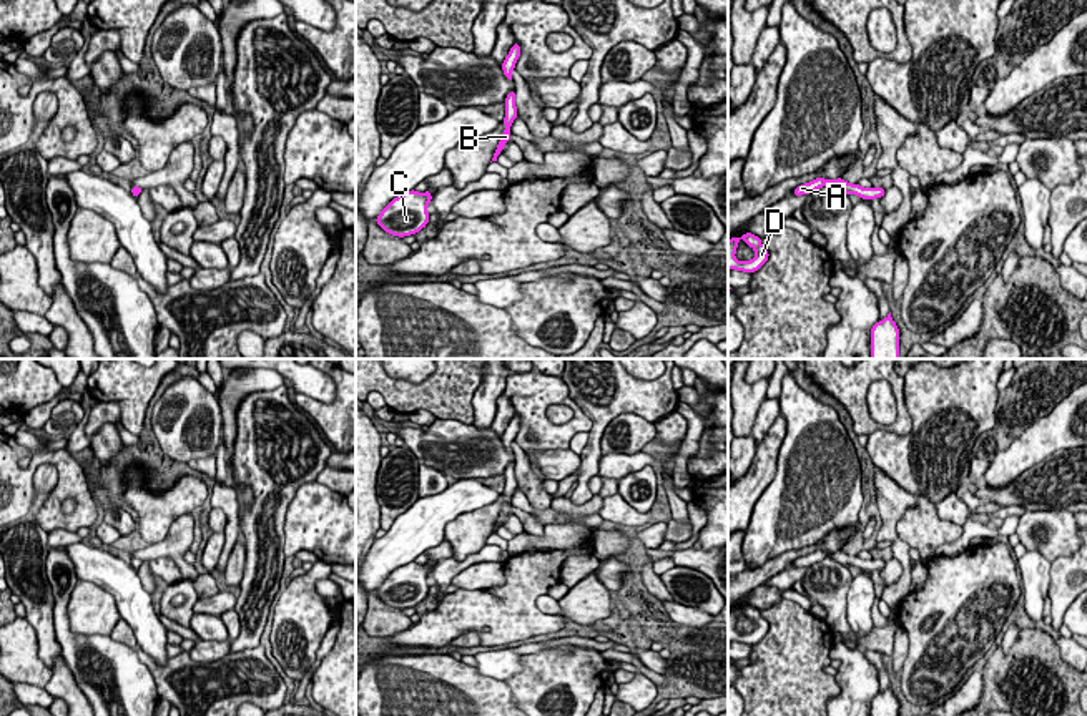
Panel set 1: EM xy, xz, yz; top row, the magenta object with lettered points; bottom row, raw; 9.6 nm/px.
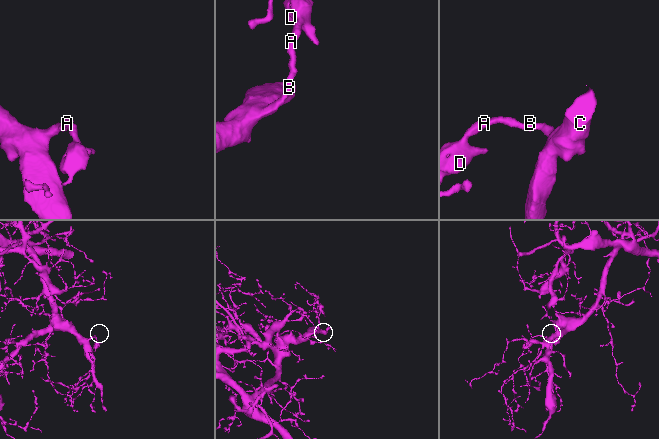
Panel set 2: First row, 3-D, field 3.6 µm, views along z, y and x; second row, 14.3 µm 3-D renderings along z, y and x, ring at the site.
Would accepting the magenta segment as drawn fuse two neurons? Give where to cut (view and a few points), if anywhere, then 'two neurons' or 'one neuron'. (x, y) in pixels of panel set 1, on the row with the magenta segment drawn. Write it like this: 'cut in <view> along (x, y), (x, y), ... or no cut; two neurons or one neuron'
no cut; one neuron

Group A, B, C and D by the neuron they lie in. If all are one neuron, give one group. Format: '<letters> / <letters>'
A B C D

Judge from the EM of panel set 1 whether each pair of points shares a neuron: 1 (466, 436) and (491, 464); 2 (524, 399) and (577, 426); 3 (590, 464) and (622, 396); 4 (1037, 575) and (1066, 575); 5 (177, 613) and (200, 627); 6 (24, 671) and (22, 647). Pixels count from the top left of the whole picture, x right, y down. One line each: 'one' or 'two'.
1: one
2: one
3: one
4: two
5: two
6: one

